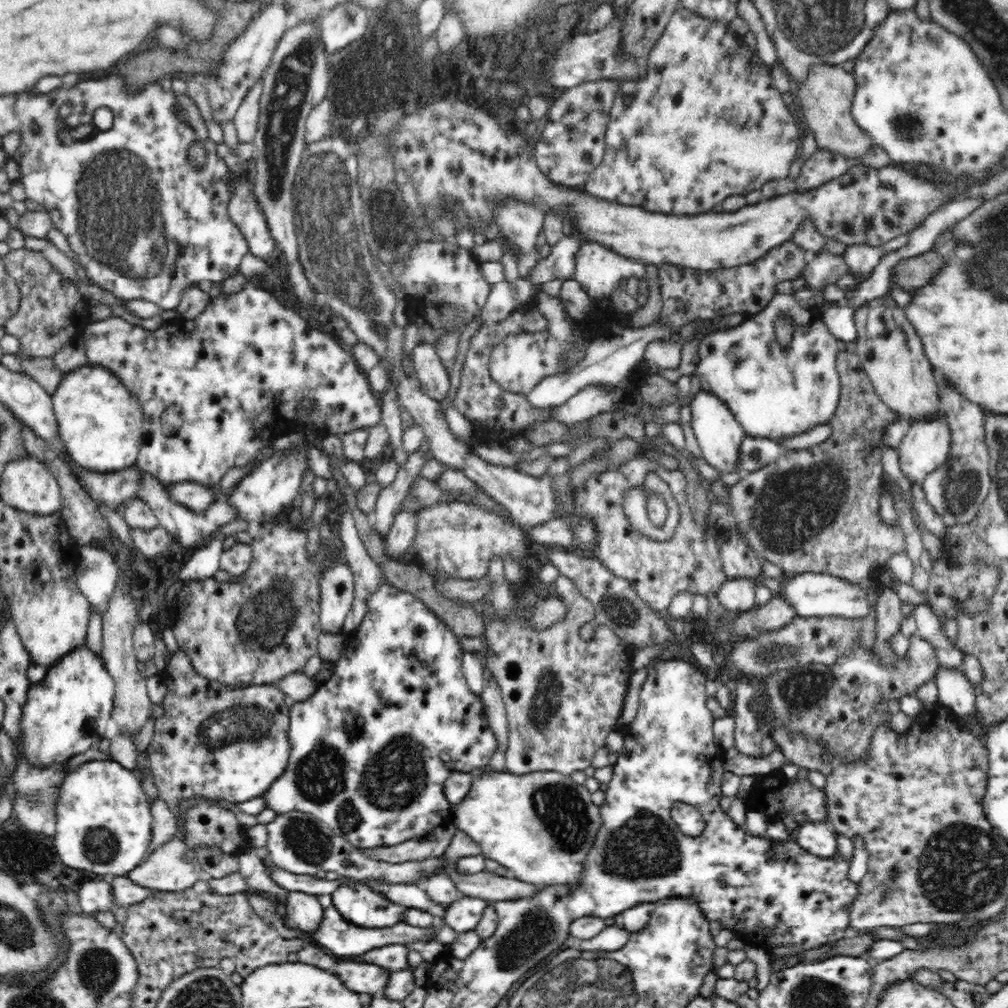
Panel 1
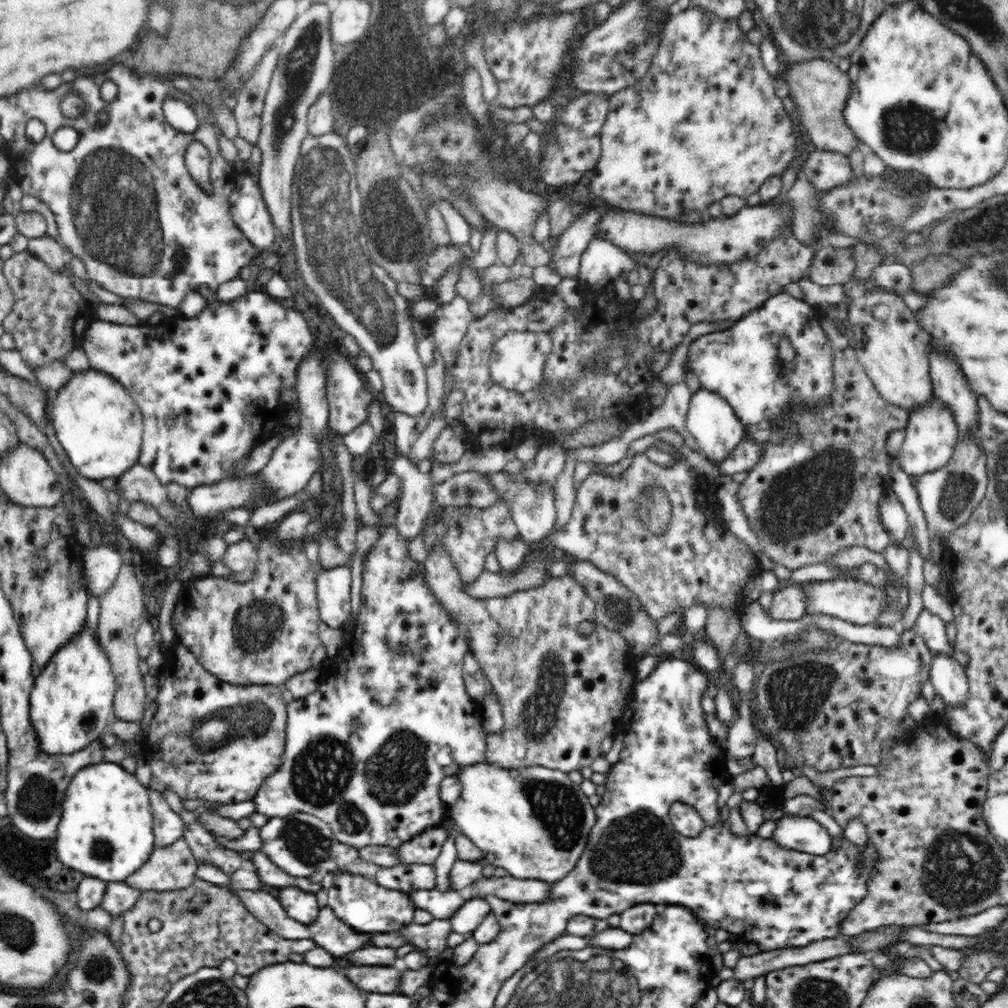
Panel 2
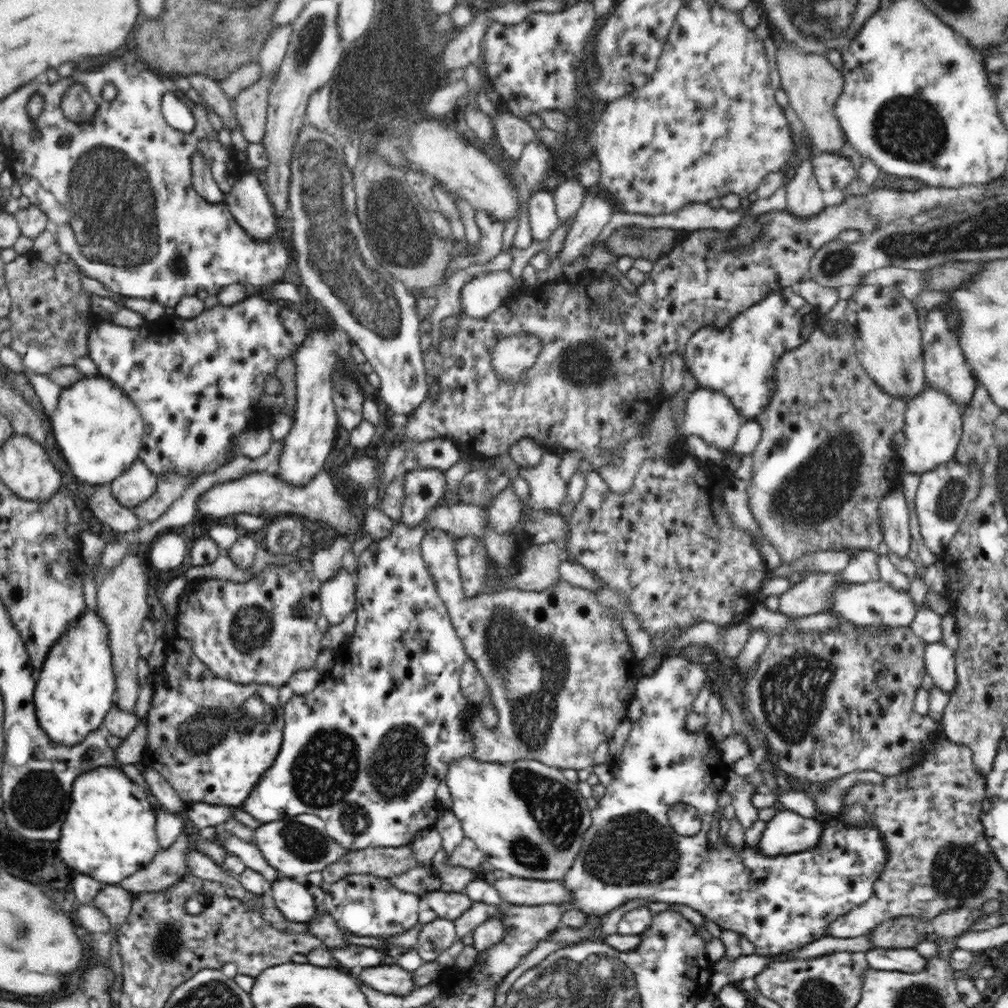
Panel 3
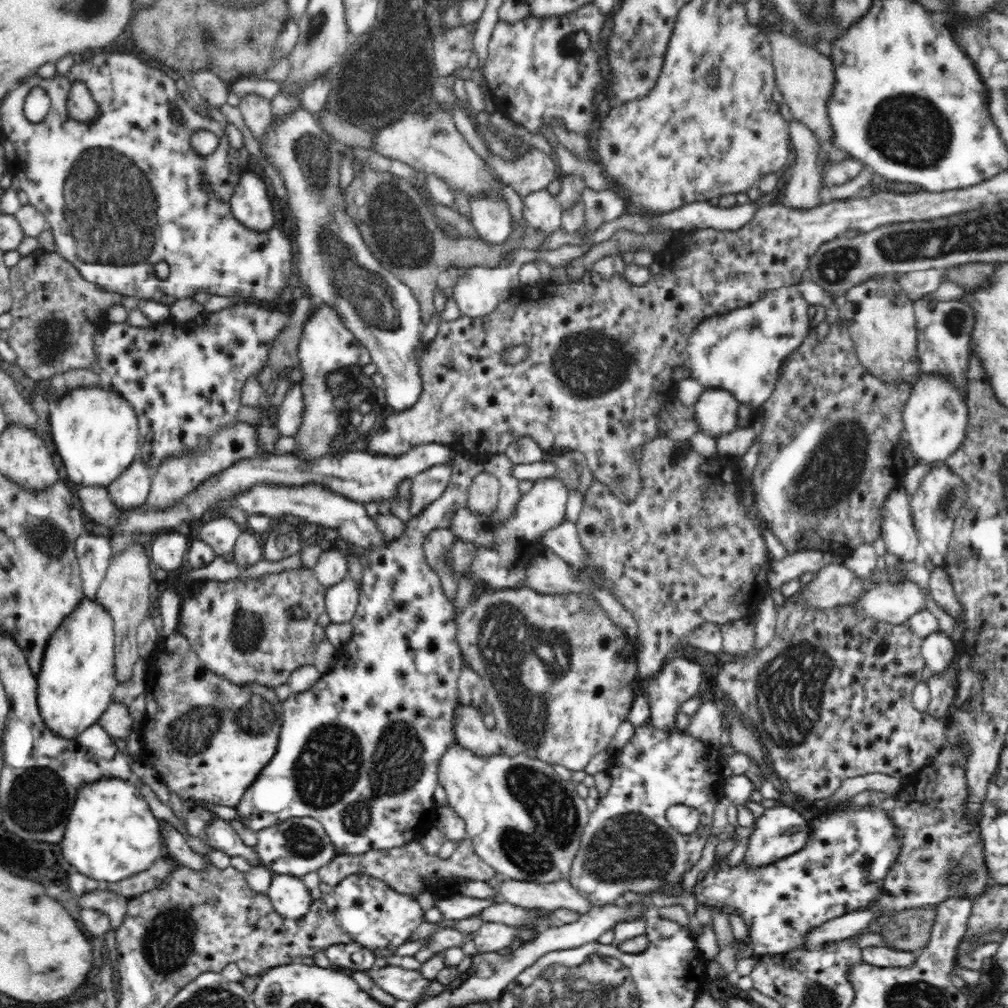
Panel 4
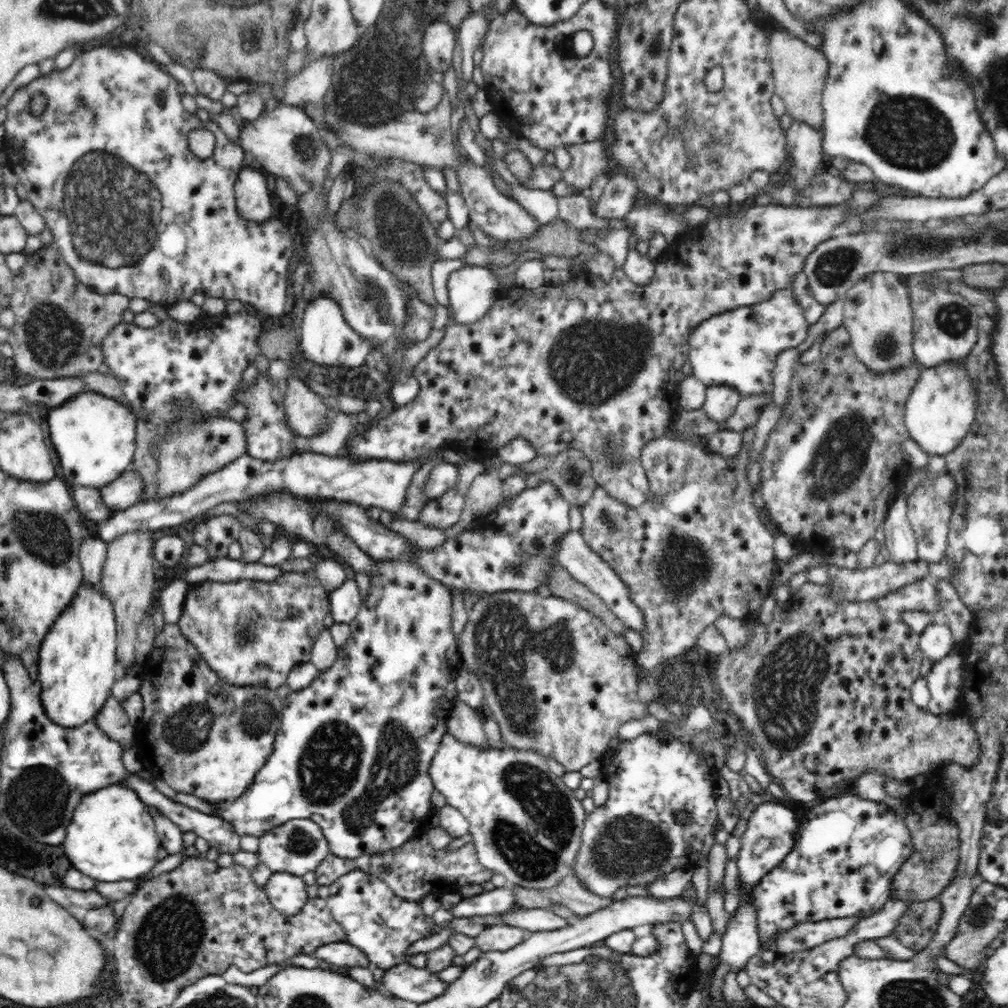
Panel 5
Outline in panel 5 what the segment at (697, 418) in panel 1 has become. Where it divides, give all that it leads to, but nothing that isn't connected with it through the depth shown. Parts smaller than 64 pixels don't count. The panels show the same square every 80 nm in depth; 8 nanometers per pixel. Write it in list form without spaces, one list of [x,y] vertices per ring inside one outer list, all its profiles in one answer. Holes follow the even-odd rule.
[[[712,385],[707,387],[706,400],[701,409],[709,420],[720,425],[734,414],[740,399],[739,392],[731,385]]]

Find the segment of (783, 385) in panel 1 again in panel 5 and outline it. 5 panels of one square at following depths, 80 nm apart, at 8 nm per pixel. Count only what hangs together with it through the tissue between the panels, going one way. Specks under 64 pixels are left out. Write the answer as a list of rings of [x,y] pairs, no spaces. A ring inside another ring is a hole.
[[[790,287],[774,291],[772,296],[764,302],[750,306],[735,308],[724,315],[717,315],[704,320],[694,331],[689,339],[689,360],[692,372],[707,387],[712,385],[731,385],[739,392],[741,398],[746,396],[771,396],[774,388],[772,370],[776,366],[779,354],[789,348],[796,348],[802,344],[809,334],[810,324],[804,317],[804,309],[797,301],[797,297]]]

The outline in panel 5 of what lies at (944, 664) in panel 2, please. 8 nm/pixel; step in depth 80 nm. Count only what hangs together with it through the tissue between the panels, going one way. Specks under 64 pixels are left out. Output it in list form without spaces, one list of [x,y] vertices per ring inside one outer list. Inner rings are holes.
[[[931,624],[919,635],[921,652],[932,665],[946,658],[958,645],[954,642],[950,627],[944,624]]]

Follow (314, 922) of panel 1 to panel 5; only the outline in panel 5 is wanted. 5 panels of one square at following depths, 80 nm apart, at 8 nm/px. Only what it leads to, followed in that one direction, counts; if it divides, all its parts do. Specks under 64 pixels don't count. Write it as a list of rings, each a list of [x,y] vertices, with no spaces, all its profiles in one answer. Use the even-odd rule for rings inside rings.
[[[286,871],[273,872],[264,889],[274,908],[286,916],[299,913],[309,899],[302,877]]]

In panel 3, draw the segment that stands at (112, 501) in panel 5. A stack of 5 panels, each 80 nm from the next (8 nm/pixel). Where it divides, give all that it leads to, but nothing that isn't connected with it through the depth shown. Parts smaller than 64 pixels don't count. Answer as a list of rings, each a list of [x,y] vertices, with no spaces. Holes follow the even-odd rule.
[[[138,460],[112,481],[112,492],[120,504],[132,509],[155,495],[157,482],[158,476]]]

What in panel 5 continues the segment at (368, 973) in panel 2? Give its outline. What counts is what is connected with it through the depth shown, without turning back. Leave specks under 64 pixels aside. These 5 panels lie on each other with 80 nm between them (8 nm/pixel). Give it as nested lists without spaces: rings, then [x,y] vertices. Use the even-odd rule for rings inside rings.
[[[404,962],[388,968],[377,976],[392,997],[401,998],[417,1005],[436,999],[447,990],[447,983],[438,979],[426,967],[416,968]]]

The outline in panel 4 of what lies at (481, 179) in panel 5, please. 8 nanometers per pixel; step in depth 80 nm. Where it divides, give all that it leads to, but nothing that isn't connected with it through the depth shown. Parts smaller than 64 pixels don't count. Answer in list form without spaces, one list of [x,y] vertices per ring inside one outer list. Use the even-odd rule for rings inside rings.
[[[496,197],[469,198],[471,222],[480,239],[502,244],[512,232],[512,216],[506,203]]]

